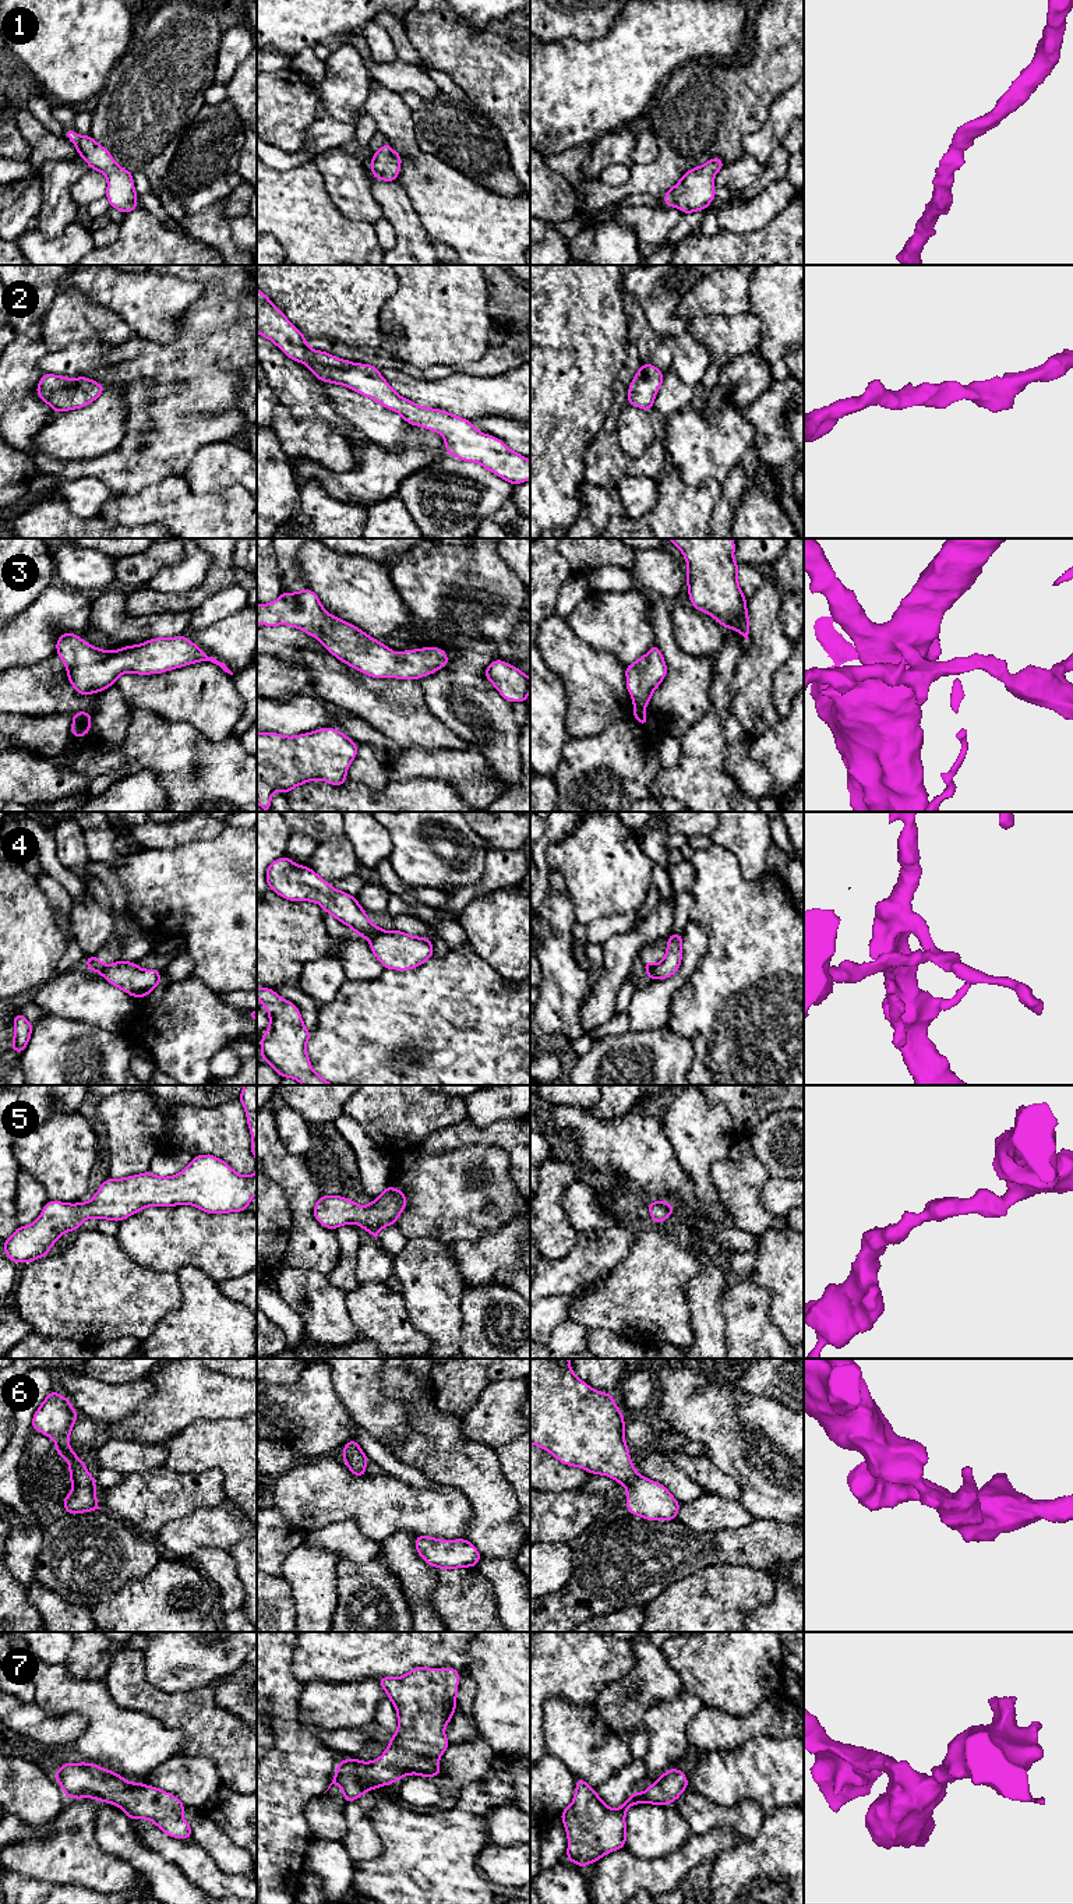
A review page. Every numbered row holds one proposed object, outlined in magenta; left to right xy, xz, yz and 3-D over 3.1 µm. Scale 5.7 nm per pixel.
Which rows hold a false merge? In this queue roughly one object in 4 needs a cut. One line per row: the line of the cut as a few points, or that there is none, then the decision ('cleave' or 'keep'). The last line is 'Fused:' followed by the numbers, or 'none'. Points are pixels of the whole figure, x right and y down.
1: no cut | keep
2: no cut | keep
3: no cut | keep
4: xz (383, 931), (369, 940) | cleave
5: no cut | keep
6: no cut | keep
7: no cut | keep
Fused: 4

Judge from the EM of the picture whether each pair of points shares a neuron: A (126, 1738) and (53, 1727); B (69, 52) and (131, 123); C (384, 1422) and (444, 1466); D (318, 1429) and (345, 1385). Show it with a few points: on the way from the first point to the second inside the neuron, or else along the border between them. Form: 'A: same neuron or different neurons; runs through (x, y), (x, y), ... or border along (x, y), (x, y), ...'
A: different neurons; border along (53, 1716), (81, 1714), (88, 1724)
B: different neurons; border along (119, 60), (109, 71), (98, 95)
C: different neurons; border along (410, 1406), (410, 1434), (396, 1447), (384, 1445)
D: different neurons; border along (329, 1373), (334, 1391), (356, 1423)

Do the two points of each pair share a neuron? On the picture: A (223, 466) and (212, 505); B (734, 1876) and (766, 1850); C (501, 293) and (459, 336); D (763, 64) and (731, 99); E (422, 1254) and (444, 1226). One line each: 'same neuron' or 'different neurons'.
A: different neurons
B: same neuron
C: different neurons
D: same neuron
E: different neurons

